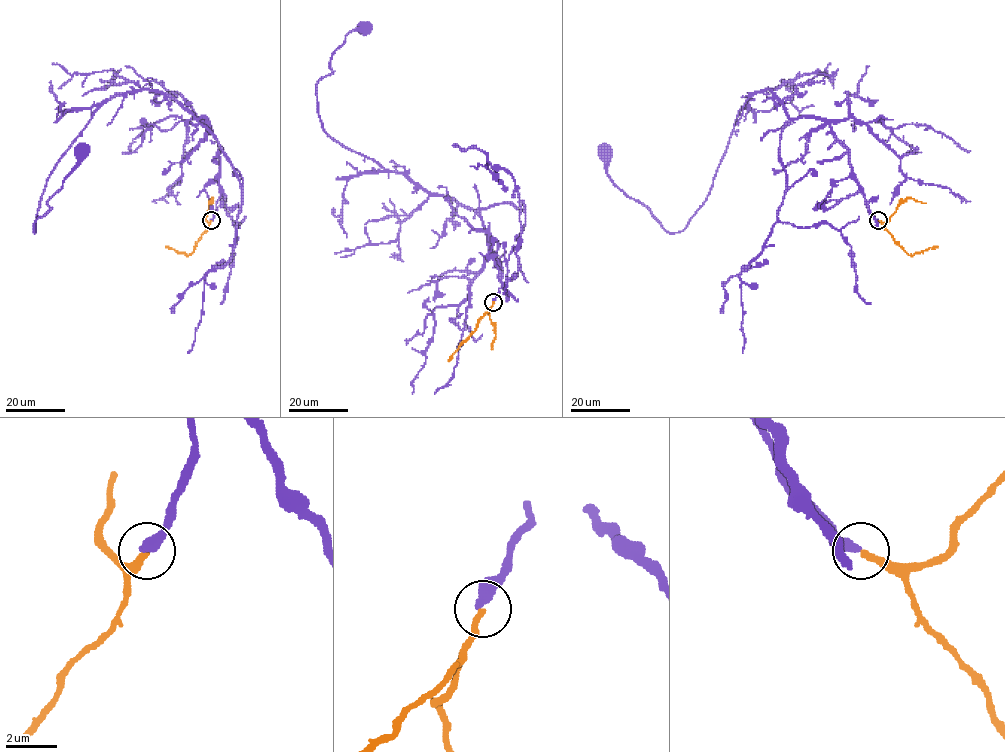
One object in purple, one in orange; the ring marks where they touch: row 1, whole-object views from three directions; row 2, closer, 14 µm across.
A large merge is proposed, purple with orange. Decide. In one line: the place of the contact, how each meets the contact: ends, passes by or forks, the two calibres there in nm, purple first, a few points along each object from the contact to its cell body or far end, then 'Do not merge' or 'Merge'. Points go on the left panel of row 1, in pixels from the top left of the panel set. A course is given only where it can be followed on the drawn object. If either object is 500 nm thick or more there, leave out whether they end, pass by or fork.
Place: (211, 220). At the ring purple ends. At the ring orange ends. Thickness 440 nm (purple) against 240 nm. Course of purple: (210, 220), (221, 195), (219, 142), (207, 120), (136, 90), (105, 101), (57, 164), (34, 233), (82, 152). Course of orange: (211, 220), (189, 254), (165, 245). Merge

